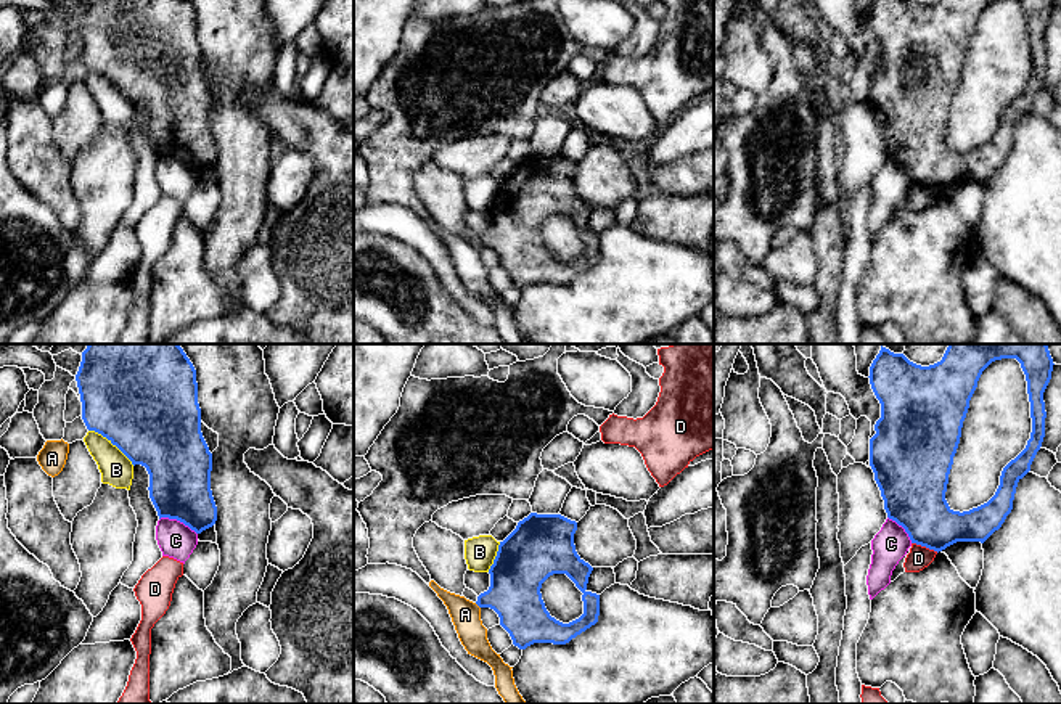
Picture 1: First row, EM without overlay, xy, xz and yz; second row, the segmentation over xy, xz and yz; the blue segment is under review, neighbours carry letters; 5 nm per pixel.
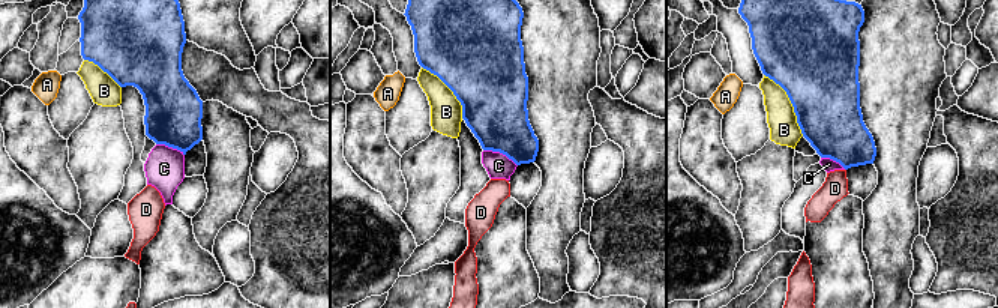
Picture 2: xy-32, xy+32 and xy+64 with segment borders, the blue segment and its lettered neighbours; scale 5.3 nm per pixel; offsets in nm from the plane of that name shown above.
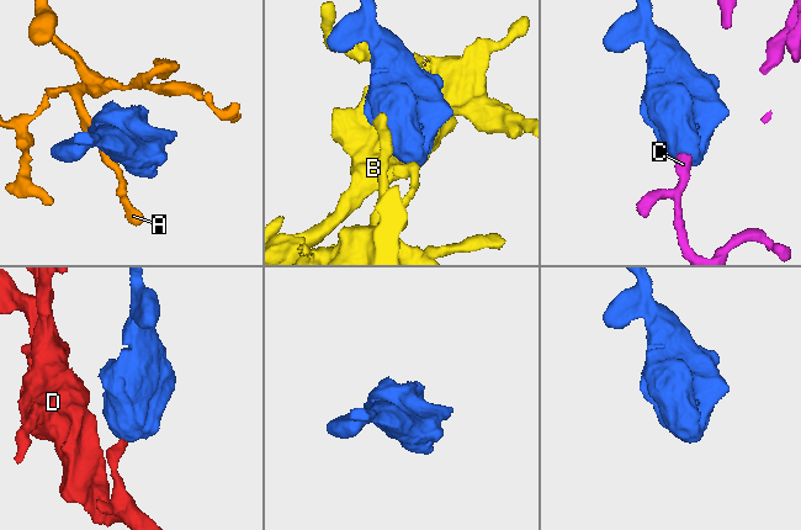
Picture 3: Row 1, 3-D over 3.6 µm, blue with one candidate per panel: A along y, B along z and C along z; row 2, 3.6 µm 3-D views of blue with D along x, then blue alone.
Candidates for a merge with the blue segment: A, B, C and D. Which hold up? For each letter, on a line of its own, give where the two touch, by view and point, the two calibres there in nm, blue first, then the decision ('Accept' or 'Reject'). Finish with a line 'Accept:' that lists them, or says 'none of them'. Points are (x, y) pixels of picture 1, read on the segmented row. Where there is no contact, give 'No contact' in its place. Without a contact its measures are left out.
A: Touches blue at xz (478, 605). Thickness 260 nm (blue) against 150 nm. Reject
B: Touches blue at xy (111, 442). Thickness 500 nm (blue) against 160 nm. Reject
C: Touches blue at xy (179, 519). Thickness 300 nm (blue) against 180 nm. Reject
D: Touches blue at yz (925, 545). Thickness 300 nm (blue) against 120 nm. Reject
Accept: none of them

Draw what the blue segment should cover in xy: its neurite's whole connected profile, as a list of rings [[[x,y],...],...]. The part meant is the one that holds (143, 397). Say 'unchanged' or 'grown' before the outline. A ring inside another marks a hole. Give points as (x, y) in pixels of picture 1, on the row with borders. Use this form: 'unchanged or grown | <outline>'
unchanged | [[[88,344],[76,375],[82,420],[150,474],[159,519],[177,519],[196,534],[212,527],[212,453],[201,432],[196,370],[178,344]]]

